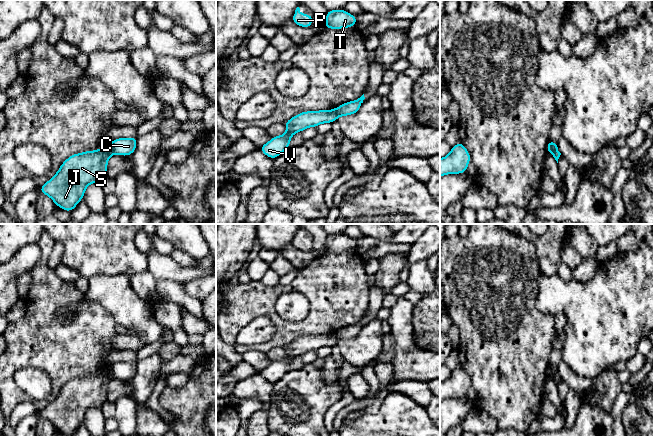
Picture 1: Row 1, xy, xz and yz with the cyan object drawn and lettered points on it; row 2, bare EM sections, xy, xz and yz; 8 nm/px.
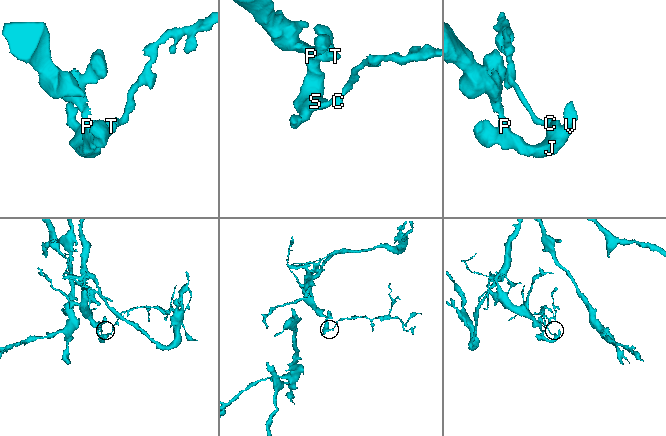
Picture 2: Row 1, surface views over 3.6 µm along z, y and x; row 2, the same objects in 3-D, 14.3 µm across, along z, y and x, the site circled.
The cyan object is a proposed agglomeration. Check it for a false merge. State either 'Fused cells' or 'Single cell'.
Fused cells

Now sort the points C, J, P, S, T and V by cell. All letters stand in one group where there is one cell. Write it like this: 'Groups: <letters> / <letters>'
Groups: C / J P S T V

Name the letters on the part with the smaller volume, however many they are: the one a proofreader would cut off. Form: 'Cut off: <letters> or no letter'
Cut off: C

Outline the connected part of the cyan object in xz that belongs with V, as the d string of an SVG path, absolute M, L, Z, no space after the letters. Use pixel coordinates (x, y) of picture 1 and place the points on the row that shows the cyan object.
M335 109L301 112L284 123L287 129L285 134L272 137L270 141L260 146L259 150L274 160L291 146L290 139L295 133L317 127L322 123L333 123L337 119L338 114Z

